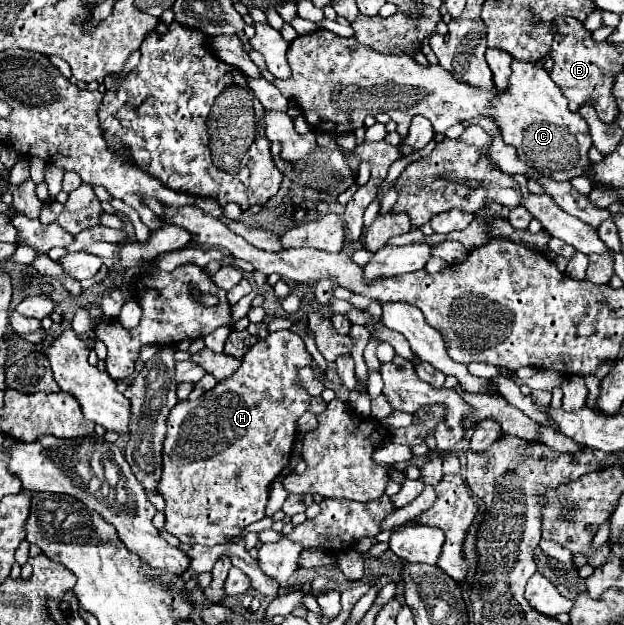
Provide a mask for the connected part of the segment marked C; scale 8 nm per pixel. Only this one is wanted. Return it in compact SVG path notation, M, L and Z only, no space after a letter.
M328 30L298 36L288 48L288 62L292 64L292 80L274 80L274 86L278 86L286 98L298 102L306 120L318 132L338 136L360 128L366 116L388 112L398 124L396 132L404 139L416 114L426 116L434 124L434 130L442 134L450 126L482 114L500 124L504 142L514 146L520 160L538 170L542 178L566 182L576 176L586 176L596 184L588 158L592 138L586 120L568 110L568 102L550 74L532 62L514 60L508 92L504 94L495 88L468 88L468 84L456 82L442 66L426 68L404 54L372 52L372 48L364 48L356 38L342 38Z

